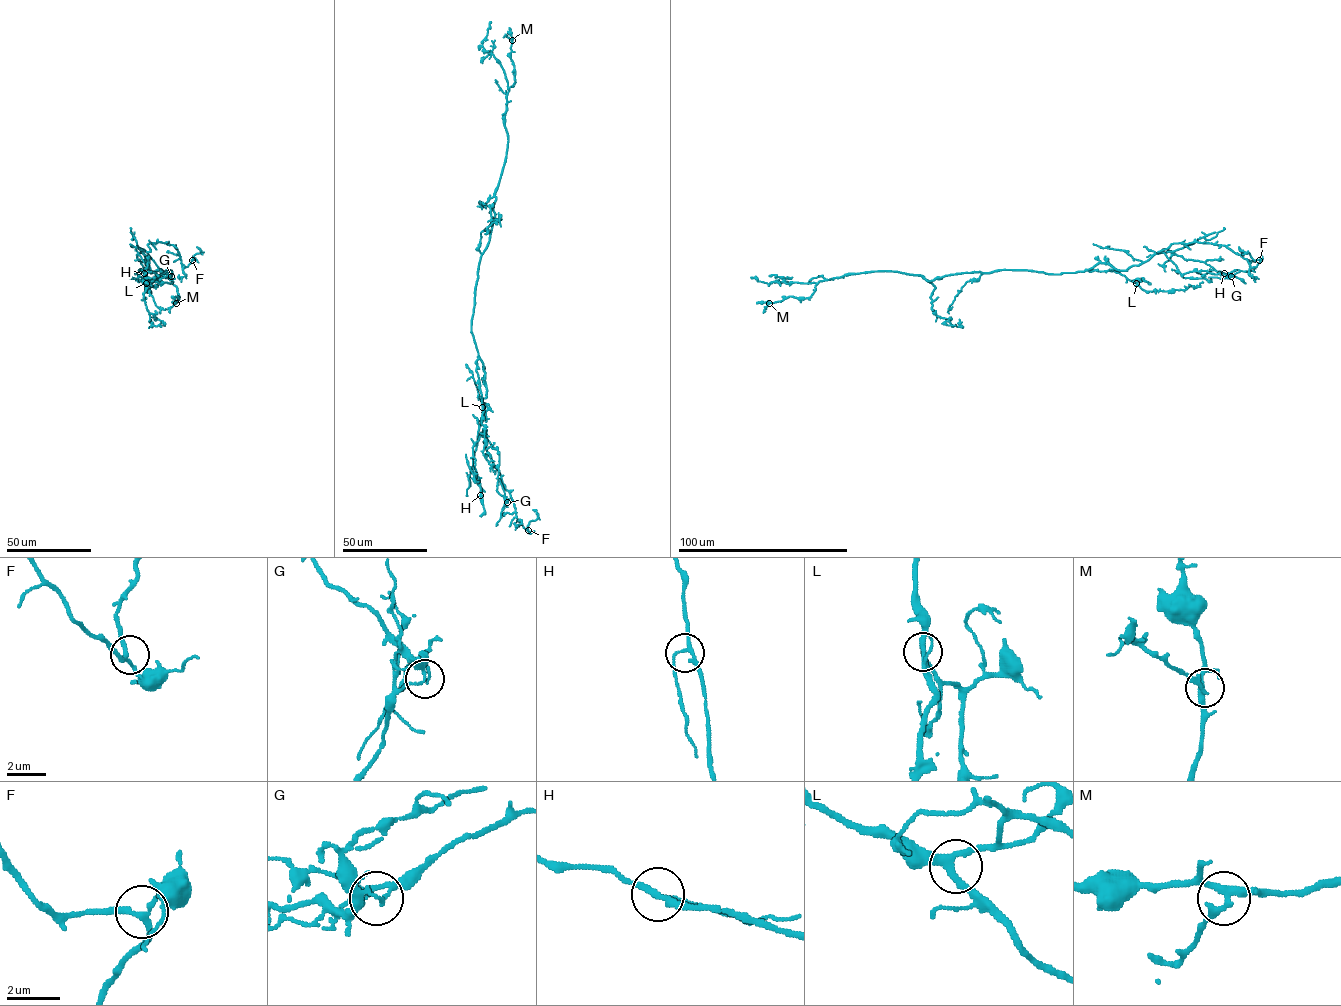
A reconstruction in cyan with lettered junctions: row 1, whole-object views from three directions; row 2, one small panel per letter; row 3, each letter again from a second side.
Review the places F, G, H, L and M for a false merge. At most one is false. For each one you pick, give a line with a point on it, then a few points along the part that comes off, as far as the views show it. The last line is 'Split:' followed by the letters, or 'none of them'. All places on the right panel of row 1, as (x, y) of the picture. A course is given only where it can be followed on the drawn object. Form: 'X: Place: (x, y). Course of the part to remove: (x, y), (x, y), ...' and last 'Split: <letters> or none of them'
G: Place: (1231, 276). Course of the part to remove: (1231, 276), (1241, 271), (1255, 272)
Split: G

